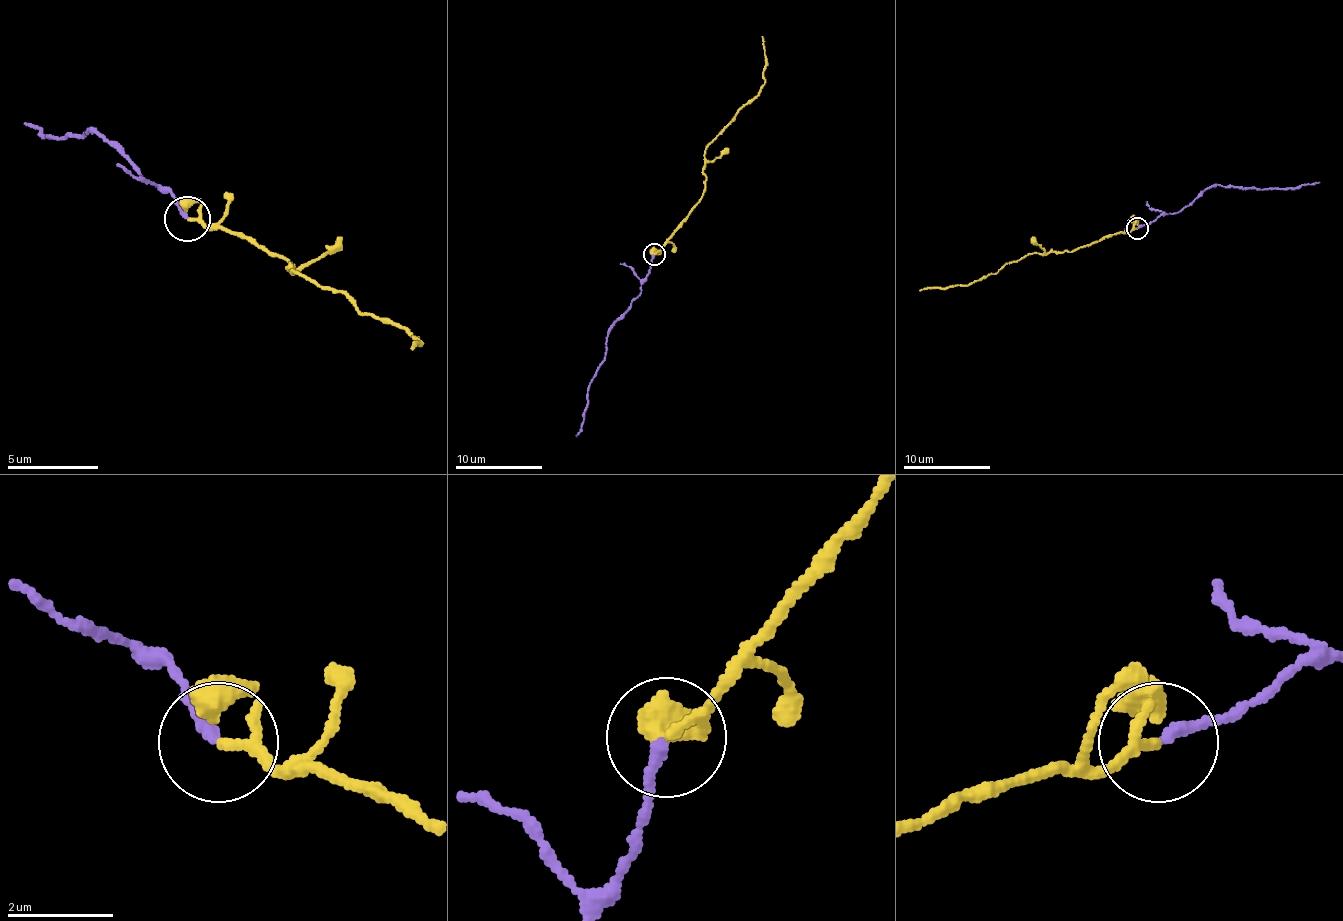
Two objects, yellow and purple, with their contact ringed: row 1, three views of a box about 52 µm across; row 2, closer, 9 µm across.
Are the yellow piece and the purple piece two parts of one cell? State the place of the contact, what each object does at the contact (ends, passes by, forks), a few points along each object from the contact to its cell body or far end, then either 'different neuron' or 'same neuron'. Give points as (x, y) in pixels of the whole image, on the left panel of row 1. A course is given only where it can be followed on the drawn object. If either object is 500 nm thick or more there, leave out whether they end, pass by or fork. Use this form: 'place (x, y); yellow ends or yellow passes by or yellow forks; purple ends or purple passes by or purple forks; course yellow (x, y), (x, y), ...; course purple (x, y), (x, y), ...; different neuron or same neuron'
place (187, 218); yellow passes by; purple ends; course yellow (186, 217), (245, 235), (295, 272), (336, 290), (359, 313), (418, 335), (418, 344), (409, 349); course purple (186, 217), (168, 190), (154, 185), (100, 131), (50, 135), (22, 122); same neuron

